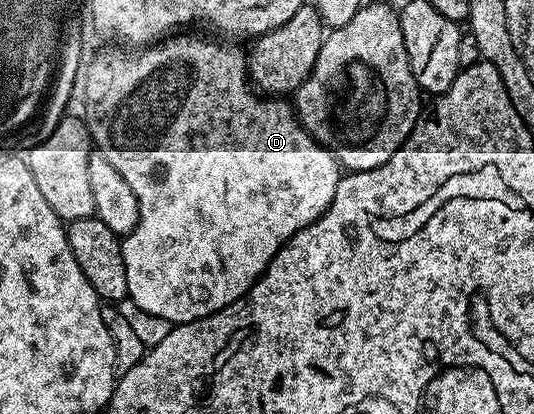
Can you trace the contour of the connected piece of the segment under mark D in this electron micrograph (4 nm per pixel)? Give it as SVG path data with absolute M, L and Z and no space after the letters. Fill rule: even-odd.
M180 31L171 37L164 38L163 41L157 41L147 47L137 48L135 51L120 51L124 53L104 53L101 57L96 57L92 62L87 62L86 72L82 77L82 89L84 85L84 110L82 116L88 123L88 133L92 136L95 148L102 154L106 155L106 159L110 159L110 163L114 163L114 171L118 171L118 175L122 175L122 179L126 179L126 183L130 183L130 191L134 191L136 202L138 203L138 223L132 228L132 232L127 234L121 240L120 246L122 247L122 259L126 263L126 287L128 288L128 301L131 304L136 304L138 308L144 313L149 313L152 317L161 317L162 320L168 321L167 323L183 323L185 321L197 321L199 317L209 317L211 313L217 313L219 309L224 309L231 301L236 301L243 295L243 293L250 288L250 286L264 274L264 269L271 263L272 257L285 243L292 238L295 233L300 229L305 229L307 225L315 225L316 221L325 213L330 207L330 203L334 199L334 191L338 187L340 178L342 176L342 166L336 160L336 156L328 149L324 149L317 143L316 140L306 132L303 125L300 123L300 118L296 116L296 110L291 104L288 105L287 100L273 99L268 95L257 95L254 92L253 86L250 84L248 76L248 59L245 50L239 49L239 44L236 43L221 43L216 39L209 39L204 35L197 35L195 32ZM188 253L192 257L200 257L205 253L208 256L208 261L213 265L216 270L213 271L209 277L204 277L204 273L200 269L188 269Z

